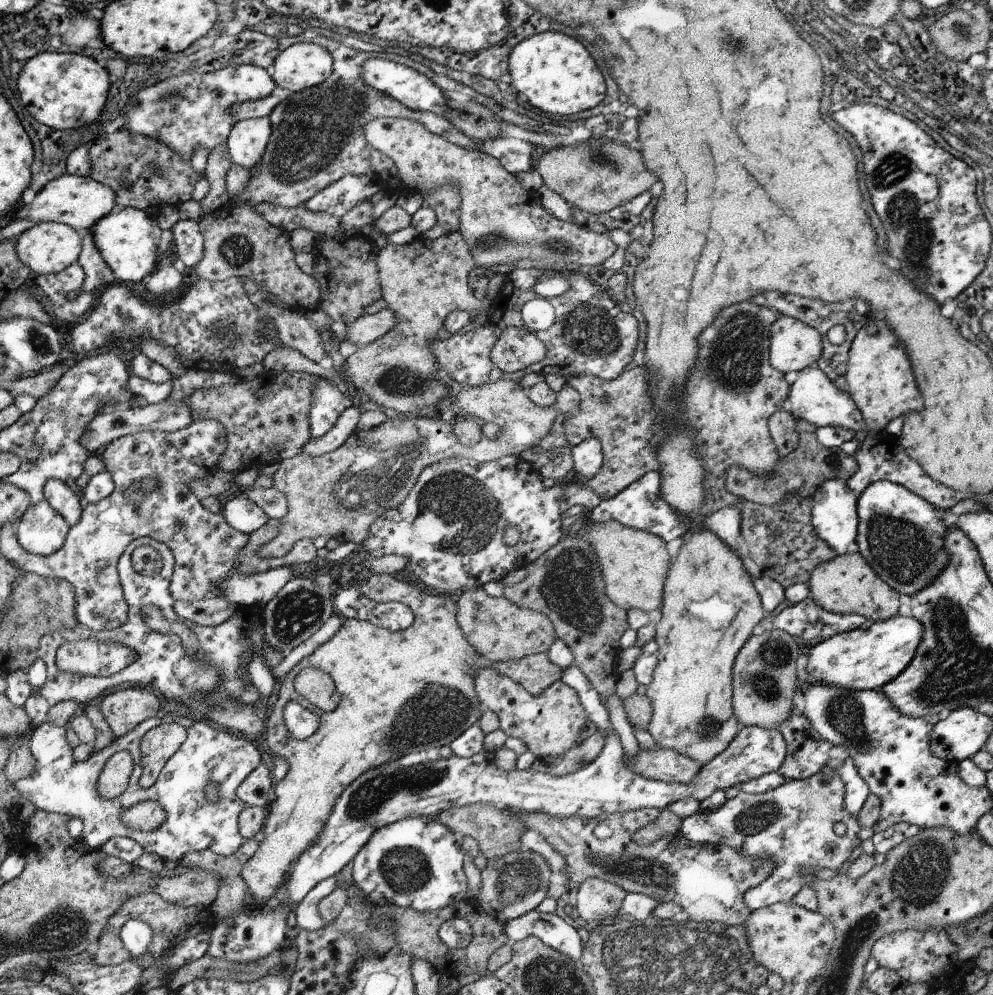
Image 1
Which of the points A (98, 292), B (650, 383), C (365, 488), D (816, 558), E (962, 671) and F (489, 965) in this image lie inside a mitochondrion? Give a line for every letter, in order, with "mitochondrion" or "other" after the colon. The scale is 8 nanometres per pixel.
A: other
B: other
C: mitochondrion
D: other
E: mitochondrion
F: other

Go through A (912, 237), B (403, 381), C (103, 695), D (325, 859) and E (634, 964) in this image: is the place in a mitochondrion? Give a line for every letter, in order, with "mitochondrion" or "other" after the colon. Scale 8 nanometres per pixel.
A: mitochondrion
B: mitochondrion
C: other
D: other
E: mitochondrion

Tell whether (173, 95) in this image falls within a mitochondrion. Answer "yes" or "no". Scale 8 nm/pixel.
yes

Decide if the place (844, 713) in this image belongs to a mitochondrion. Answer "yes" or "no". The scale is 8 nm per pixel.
yes

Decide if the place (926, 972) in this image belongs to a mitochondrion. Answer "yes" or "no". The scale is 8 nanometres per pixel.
no

